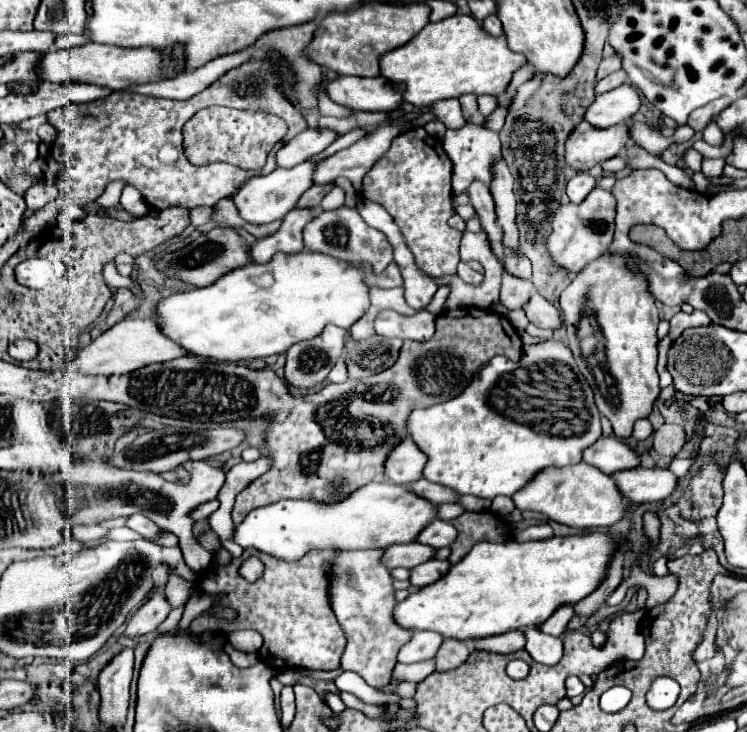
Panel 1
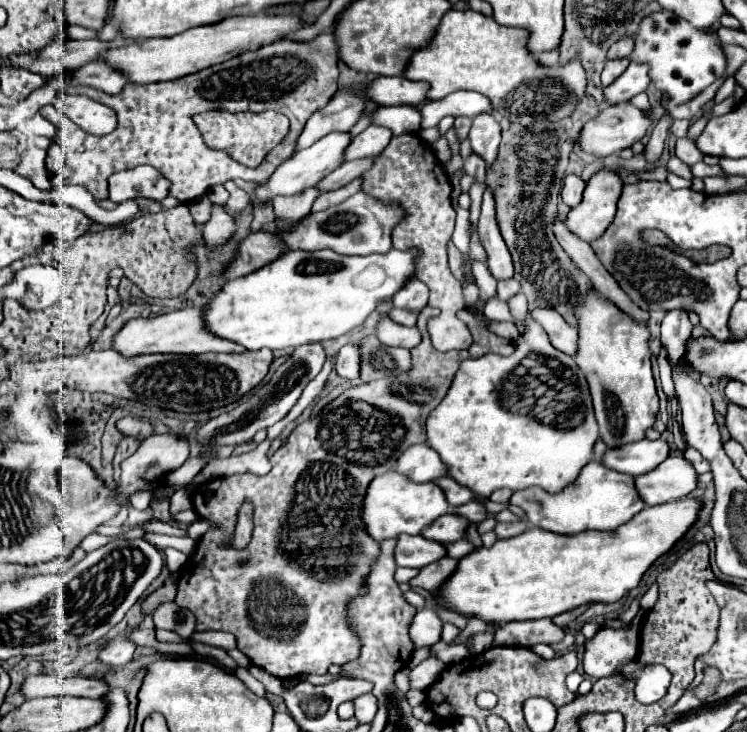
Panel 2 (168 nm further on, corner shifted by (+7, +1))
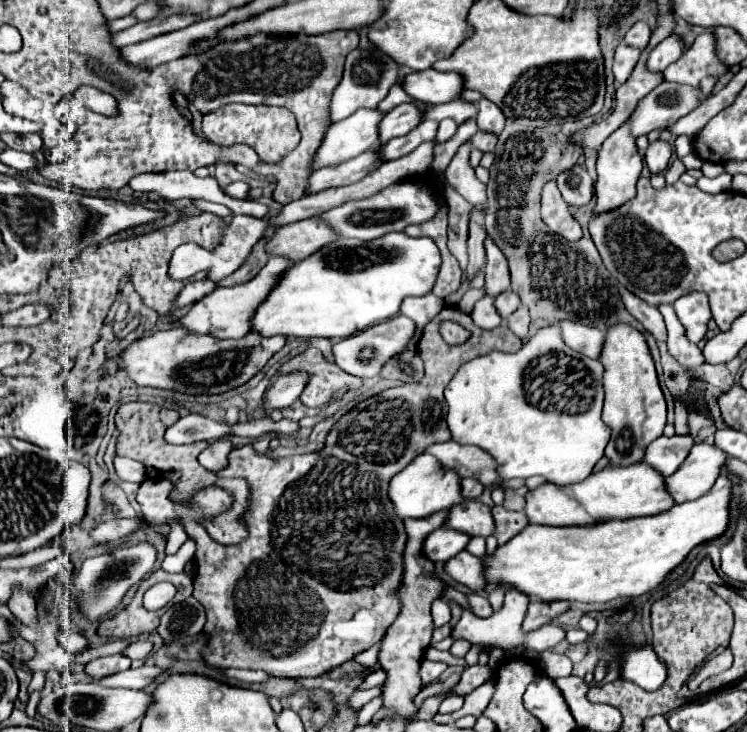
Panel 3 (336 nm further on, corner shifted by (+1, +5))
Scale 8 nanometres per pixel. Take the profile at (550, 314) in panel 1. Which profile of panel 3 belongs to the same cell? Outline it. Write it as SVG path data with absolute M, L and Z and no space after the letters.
M560 321L558 325L562 331L562 339L570 349L590 359L598 359L604 343L604 333L600 329L596 329L594 325L582 325L576 321Z

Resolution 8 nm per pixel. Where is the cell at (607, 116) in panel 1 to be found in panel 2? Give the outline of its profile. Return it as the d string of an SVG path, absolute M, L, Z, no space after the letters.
M632 61L628 65L628 69L608 87L604 87L604 101L616 105L616 103L626 103L630 101L630 97L634 97L636 93L646 91L646 87L650 85L650 75L648 75L650 67Z

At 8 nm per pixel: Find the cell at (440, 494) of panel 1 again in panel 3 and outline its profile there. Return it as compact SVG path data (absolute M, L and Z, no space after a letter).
M462 479L460 485L462 485L462 497L464 499L476 499L484 491L484 485L480 481L476 481L476 479Z

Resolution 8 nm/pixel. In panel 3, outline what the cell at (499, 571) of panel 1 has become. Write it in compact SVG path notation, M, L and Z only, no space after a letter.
M720 475L712 489L694 501L686 501L670 507L658 515L634 517L634 519L610 519L594 527L544 527L526 525L516 537L500 545L492 555L484 555L484 583L490 591L494 587L516 589L528 595L532 601L580 601L580 603L608 603L612 599L638 597L654 589L684 557L704 541L710 541L724 533L728 525L728 501L730 501L730 479Z

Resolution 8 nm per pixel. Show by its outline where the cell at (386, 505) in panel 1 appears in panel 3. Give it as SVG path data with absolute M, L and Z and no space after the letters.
M422 453L410 465L406 465L396 477L392 477L388 497L396 509L396 515L406 521L406 519L424 519L430 517L438 511L446 511L452 505L458 505L462 501L460 495L460 477L454 471L442 471L436 465L436 459L428 453Z

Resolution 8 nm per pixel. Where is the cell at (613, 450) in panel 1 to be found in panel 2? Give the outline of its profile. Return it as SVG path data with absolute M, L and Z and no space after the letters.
M642 439L638 443L624 445L624 449L608 449L602 463L614 471L638 477L648 473L650 469L656 469L668 455L670 445L666 441Z

